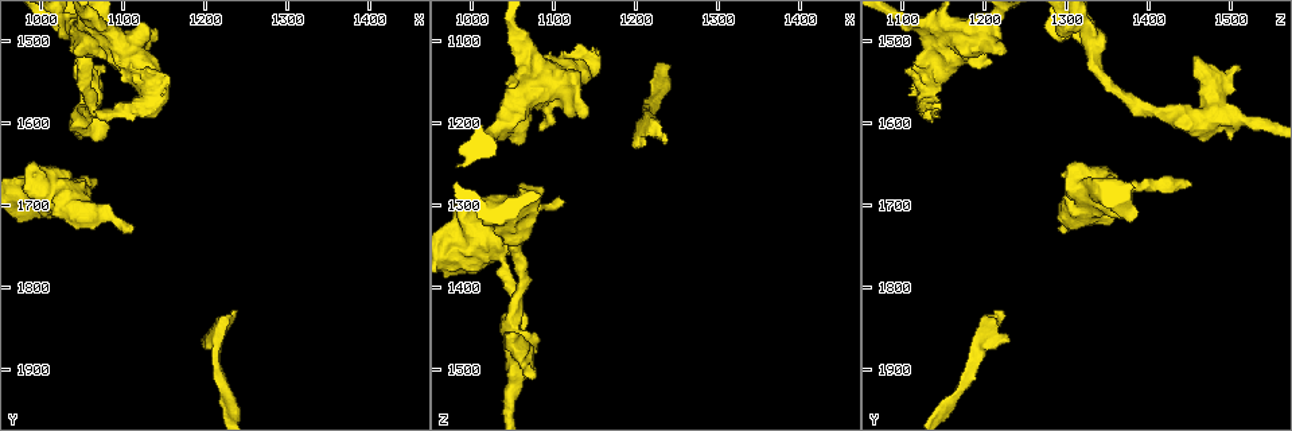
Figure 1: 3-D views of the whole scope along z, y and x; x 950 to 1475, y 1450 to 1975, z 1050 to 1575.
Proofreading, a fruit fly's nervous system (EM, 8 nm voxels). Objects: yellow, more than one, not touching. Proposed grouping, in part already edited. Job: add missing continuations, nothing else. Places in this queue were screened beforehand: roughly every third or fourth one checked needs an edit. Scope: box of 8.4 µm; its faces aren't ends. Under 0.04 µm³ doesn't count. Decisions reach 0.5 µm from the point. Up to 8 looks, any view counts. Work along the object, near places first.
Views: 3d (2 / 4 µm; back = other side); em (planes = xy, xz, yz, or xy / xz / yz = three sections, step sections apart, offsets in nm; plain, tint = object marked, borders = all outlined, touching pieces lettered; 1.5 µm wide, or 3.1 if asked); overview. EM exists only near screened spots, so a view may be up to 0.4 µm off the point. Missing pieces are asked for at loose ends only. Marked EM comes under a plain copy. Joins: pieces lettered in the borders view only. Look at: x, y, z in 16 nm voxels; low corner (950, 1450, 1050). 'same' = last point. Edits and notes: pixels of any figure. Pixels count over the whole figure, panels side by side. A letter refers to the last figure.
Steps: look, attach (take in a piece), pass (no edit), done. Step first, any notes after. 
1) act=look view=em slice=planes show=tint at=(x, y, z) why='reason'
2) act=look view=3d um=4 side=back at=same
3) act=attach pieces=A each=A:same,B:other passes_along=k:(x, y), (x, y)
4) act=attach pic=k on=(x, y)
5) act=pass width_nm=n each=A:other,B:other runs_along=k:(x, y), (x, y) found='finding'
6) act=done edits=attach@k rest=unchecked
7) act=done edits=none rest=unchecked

act=look view=3d um=4 side=back at=(1070, 1535, 1510) why='branch stops here'

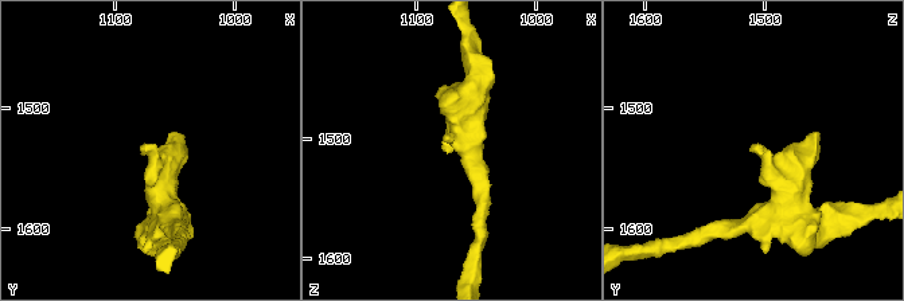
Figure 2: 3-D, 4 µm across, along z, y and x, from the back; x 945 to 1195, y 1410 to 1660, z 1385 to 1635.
act=look view=em slice=yz step=4 show=borders at=(1074, 1538, 1512) why='need the tissue'

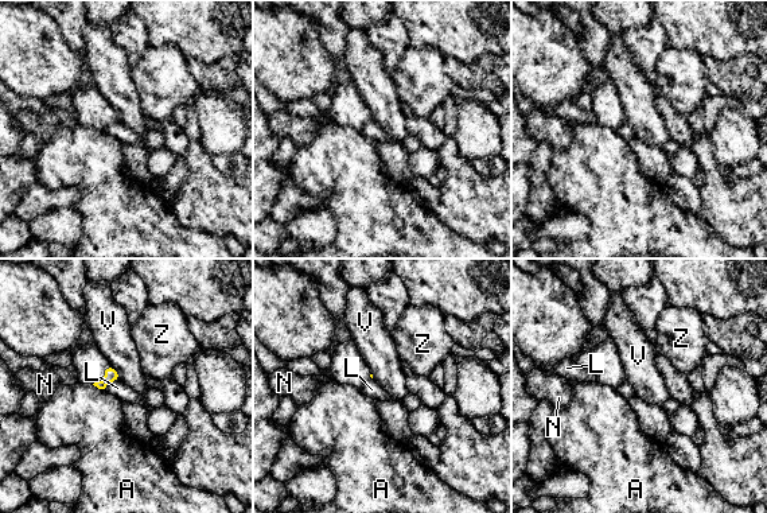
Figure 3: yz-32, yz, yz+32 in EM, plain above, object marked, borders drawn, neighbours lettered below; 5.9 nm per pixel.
act=look view=em slice=planes show=borders at=same why='another direction'

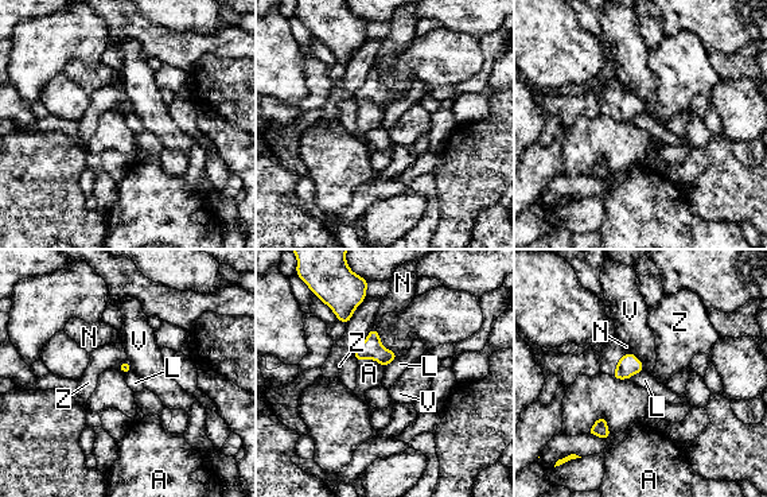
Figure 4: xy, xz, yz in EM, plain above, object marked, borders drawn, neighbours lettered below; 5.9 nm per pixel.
act=pass each=A:other,L:other,N:other,V:other,Z:other border=4:(643, 369), (627, 379) found='no lettered piece goes on from it'

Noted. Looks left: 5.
act=look view=em slice=planes show=borders at=(1060, 1680, 1450) why='branch stops here'

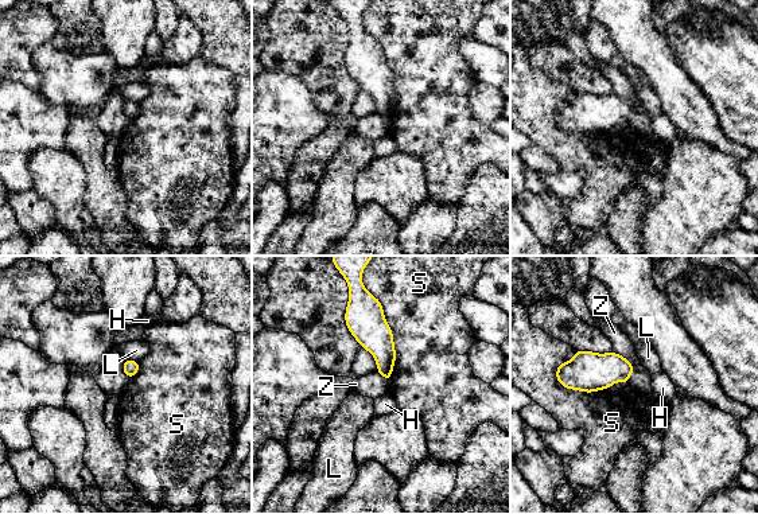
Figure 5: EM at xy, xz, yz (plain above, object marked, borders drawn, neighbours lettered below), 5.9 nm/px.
act=pass longest_contact=S:550nm each=H:other,L:other,S:other,Z:other found='no lettered piece goes on from it'

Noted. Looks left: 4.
act=look view=em slice=planes show=borders at=(1235, 1830, 1220) why='an open end'

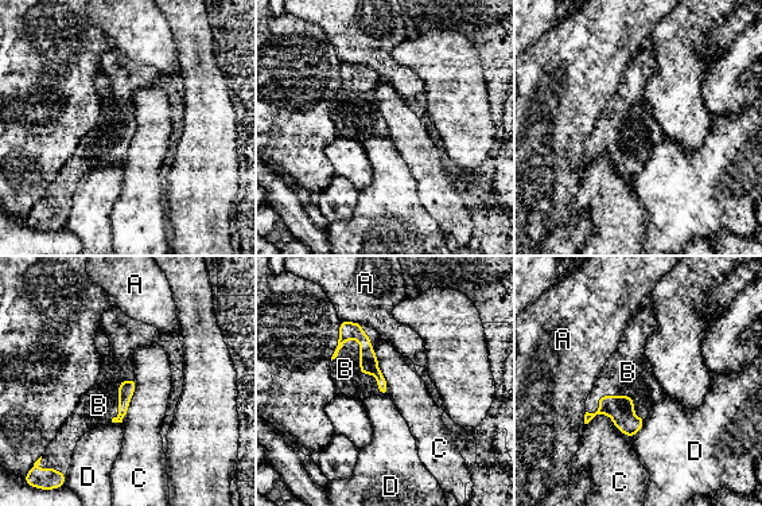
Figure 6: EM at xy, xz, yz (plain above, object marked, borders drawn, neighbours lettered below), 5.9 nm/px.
act=attach pieces=B each=A:other,B:same,C:other,D:other passes_along=6:(348, 330), (360, 366), (345, 369) found='it goes on there'

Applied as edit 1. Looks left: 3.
act=done edits=attach@6 rest=unchecked

